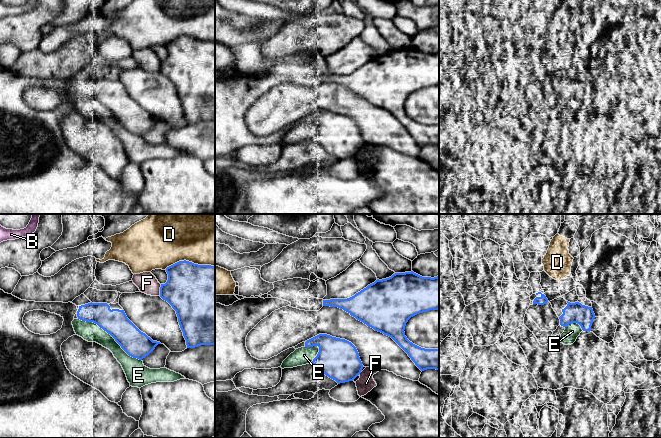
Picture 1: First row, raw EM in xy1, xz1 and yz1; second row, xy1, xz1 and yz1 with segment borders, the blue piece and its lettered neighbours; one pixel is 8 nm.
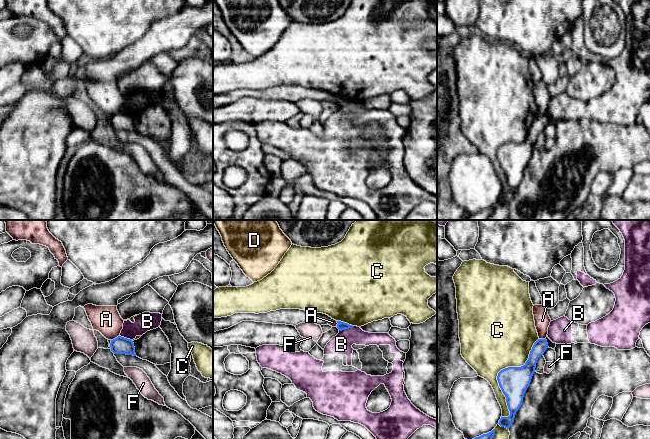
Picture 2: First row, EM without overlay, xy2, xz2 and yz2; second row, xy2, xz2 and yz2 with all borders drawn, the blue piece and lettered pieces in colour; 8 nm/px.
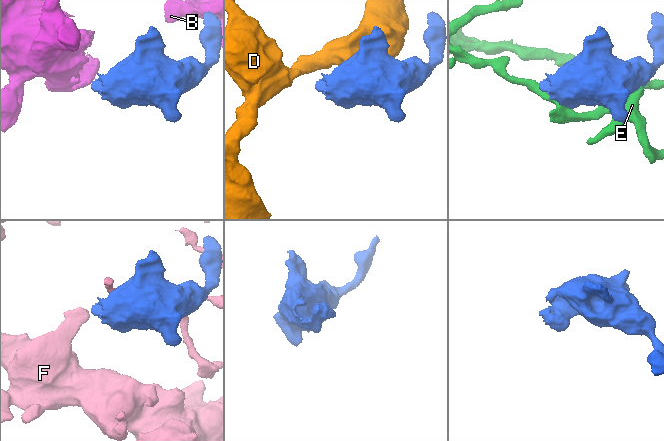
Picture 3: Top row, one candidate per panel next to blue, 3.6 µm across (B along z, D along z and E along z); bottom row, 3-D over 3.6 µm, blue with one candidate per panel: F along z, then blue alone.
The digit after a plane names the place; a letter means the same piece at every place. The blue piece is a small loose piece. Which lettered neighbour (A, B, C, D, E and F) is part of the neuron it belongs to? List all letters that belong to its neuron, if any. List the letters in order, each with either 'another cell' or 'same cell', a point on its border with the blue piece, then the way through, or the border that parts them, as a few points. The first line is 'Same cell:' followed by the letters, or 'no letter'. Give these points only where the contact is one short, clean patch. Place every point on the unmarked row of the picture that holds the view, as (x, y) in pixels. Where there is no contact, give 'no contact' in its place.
Same cell: no letter
A: another cell; meets blue in xy2 at (115, 114); border along xy2 (119, 111), (111, 116)
B: another cell; meets blue in xz2 at (346, 104); border along xz2 (354, 102), (339, 107)
C: another cell; meets blue in yz2 at (499, 148)
D: another cell; meets blue in xy1 at (189, 38)
E: another cell; meets blue in xy1 at (110, 110)
F: another cell; meets blue in xy1 at (160, 66)

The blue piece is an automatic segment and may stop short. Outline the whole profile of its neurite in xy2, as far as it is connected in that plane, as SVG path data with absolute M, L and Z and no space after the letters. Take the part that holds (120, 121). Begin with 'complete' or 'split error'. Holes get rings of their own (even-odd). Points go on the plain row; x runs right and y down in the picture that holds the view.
complete; M118 112L117 114L111 116L110 123L111 127L114 130L126 130L136 132L134 119L130 115Z

